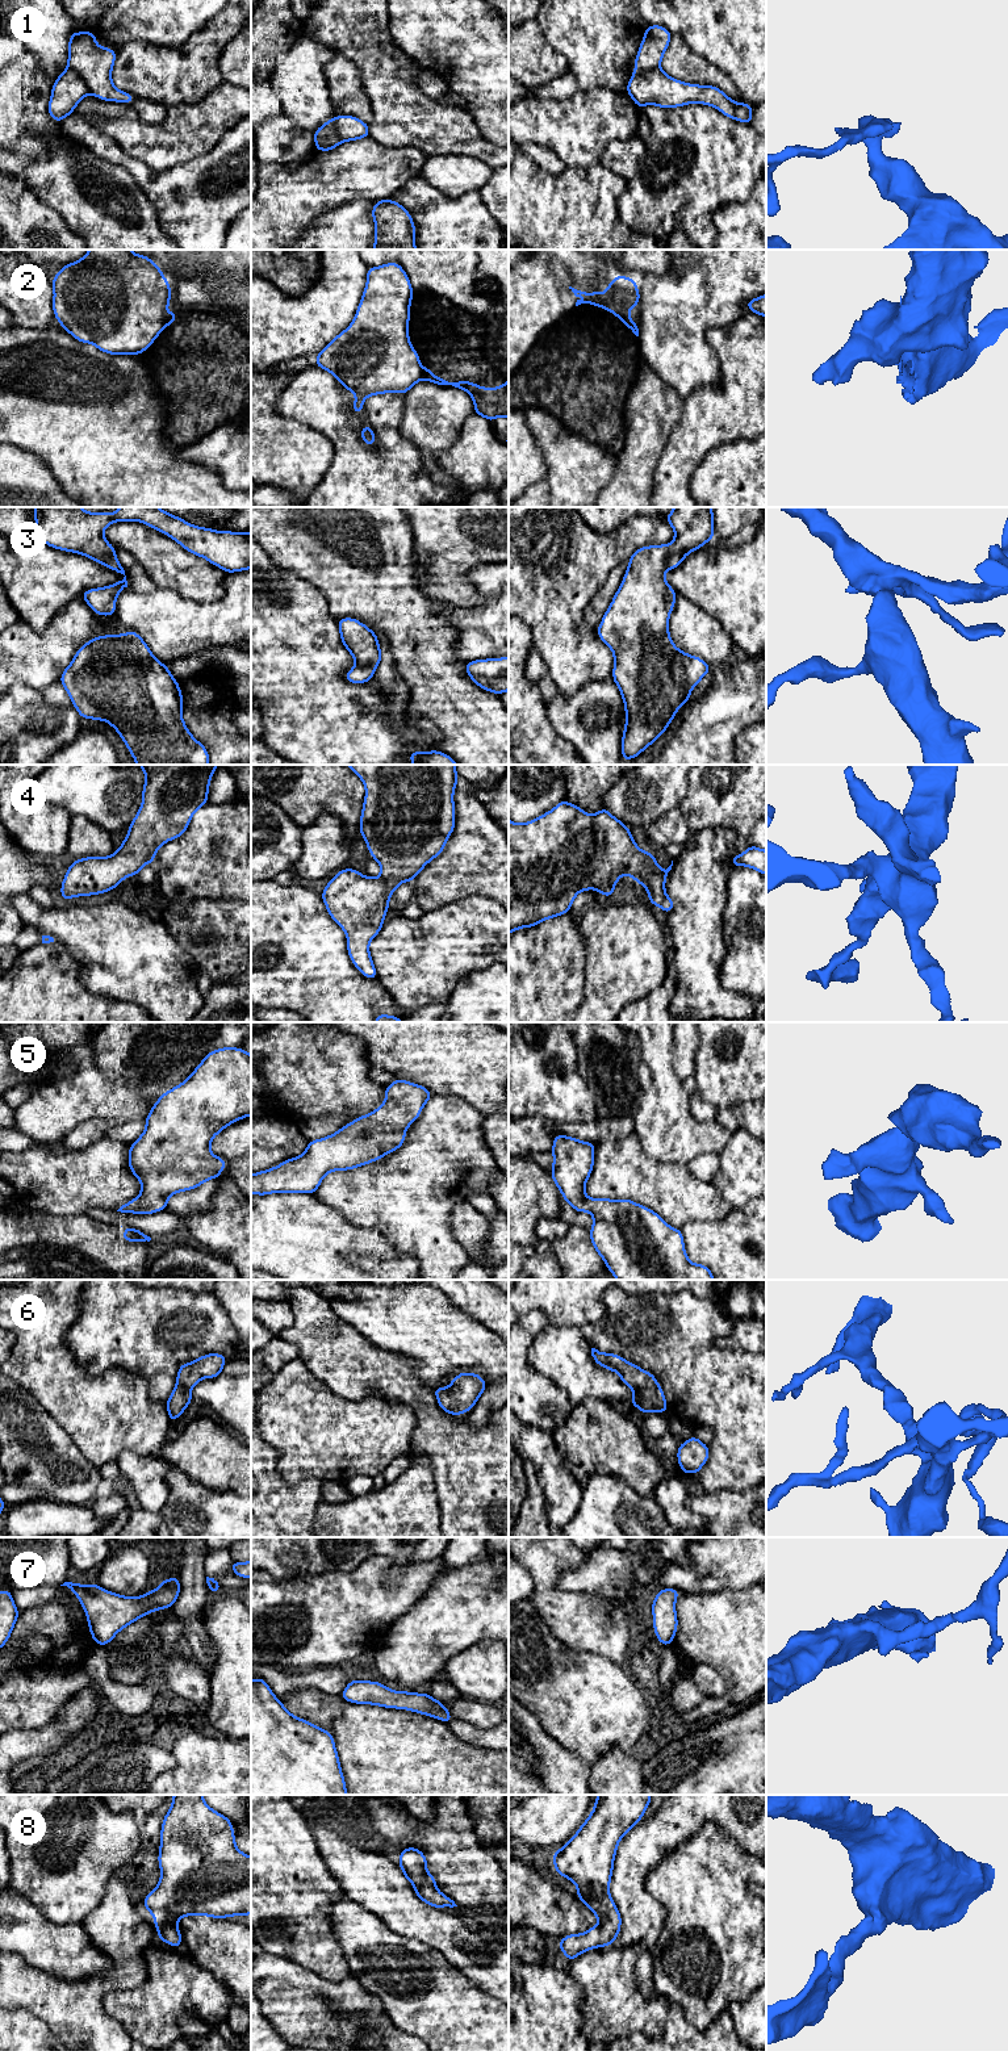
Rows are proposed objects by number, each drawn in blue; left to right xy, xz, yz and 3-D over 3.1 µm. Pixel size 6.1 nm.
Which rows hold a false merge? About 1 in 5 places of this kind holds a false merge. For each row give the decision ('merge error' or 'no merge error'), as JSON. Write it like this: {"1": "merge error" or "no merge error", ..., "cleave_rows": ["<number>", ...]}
{"1": "merge error", "2": "merge error", "3": "no merge error", "4": "no merge error", "5": "no merge error", "6": "no merge error", "7": "no merge error", "8": "no merge error", "cleave_rows": ["1", "2"]}

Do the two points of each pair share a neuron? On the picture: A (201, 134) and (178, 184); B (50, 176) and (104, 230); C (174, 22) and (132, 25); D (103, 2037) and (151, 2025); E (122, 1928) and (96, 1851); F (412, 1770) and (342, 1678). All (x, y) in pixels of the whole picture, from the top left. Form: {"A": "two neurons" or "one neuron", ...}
{"A": "two neurons", "B": "one neuron", "C": "one neuron", "D": "two neurons", "E": "two neurons", "F": "two neurons"}

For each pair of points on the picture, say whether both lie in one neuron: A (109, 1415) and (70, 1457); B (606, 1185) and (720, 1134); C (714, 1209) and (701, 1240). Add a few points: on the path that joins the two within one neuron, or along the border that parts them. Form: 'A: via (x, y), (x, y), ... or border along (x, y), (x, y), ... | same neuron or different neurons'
A: border along (58, 1424), (76, 1448), (97, 1468) | different neurons
B: border along (639, 1139), (651, 1156), (685, 1164) | different neurons
C: border along (733, 1209), (719, 1219), (695, 1219), (681, 1229) | different neurons

